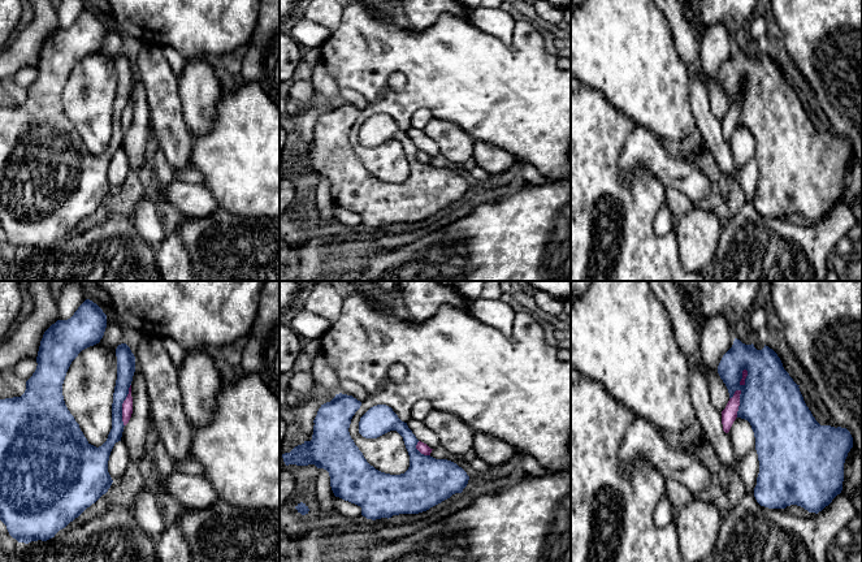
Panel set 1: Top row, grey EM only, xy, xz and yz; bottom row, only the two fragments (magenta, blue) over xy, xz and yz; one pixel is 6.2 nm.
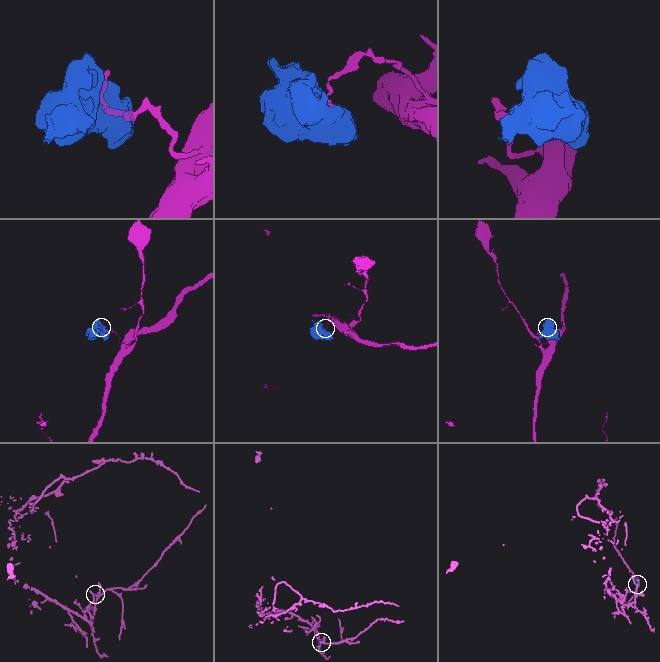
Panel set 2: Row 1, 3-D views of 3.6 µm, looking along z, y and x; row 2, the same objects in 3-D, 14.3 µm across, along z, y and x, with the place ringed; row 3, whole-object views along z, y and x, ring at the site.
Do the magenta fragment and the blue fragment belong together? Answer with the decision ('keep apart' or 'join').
keep apart

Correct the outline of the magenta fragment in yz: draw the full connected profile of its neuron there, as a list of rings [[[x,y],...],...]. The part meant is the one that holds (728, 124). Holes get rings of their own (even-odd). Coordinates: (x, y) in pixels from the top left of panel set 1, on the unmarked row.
[[[736,99],[733,105],[729,107],[725,117],[722,120],[722,133],[723,133],[723,139],[725,142],[729,140],[733,130],[737,126],[737,120],[740,114],[740,103],[741,103],[741,99]]]

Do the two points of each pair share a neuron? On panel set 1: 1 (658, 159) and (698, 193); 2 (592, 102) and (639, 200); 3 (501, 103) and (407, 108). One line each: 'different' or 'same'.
1: same
2: same
3: same

